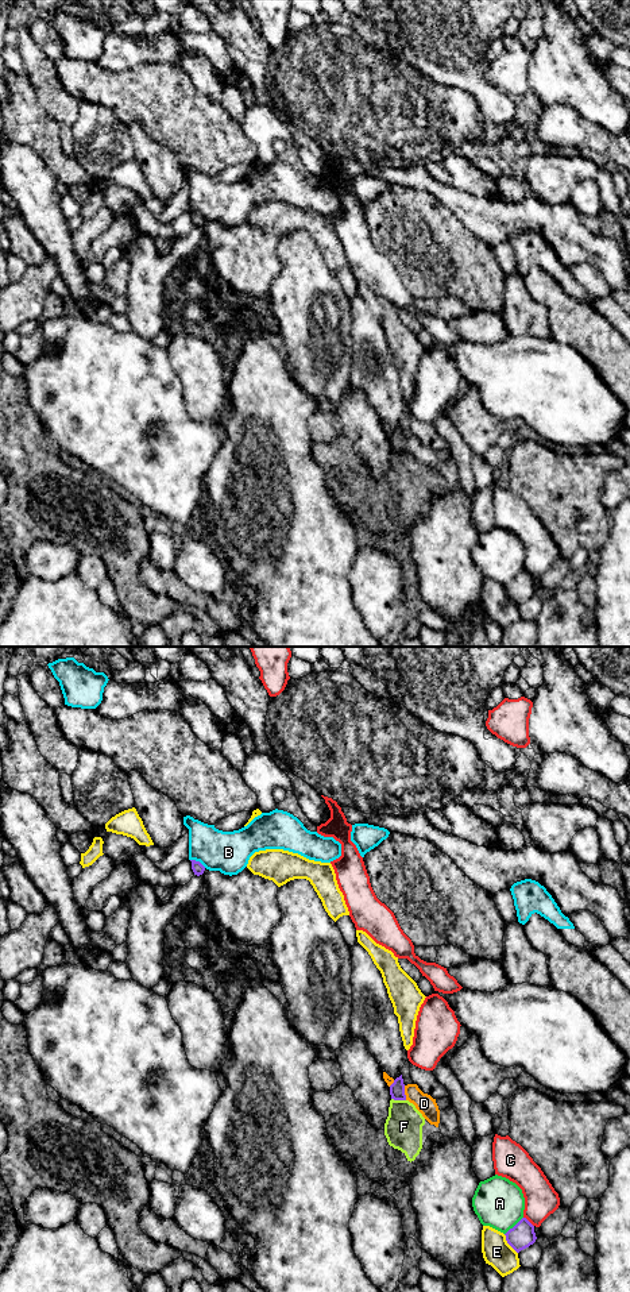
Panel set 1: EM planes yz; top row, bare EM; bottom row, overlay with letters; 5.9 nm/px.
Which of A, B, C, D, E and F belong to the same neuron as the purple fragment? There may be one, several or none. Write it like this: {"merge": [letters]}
{"merge": []}

